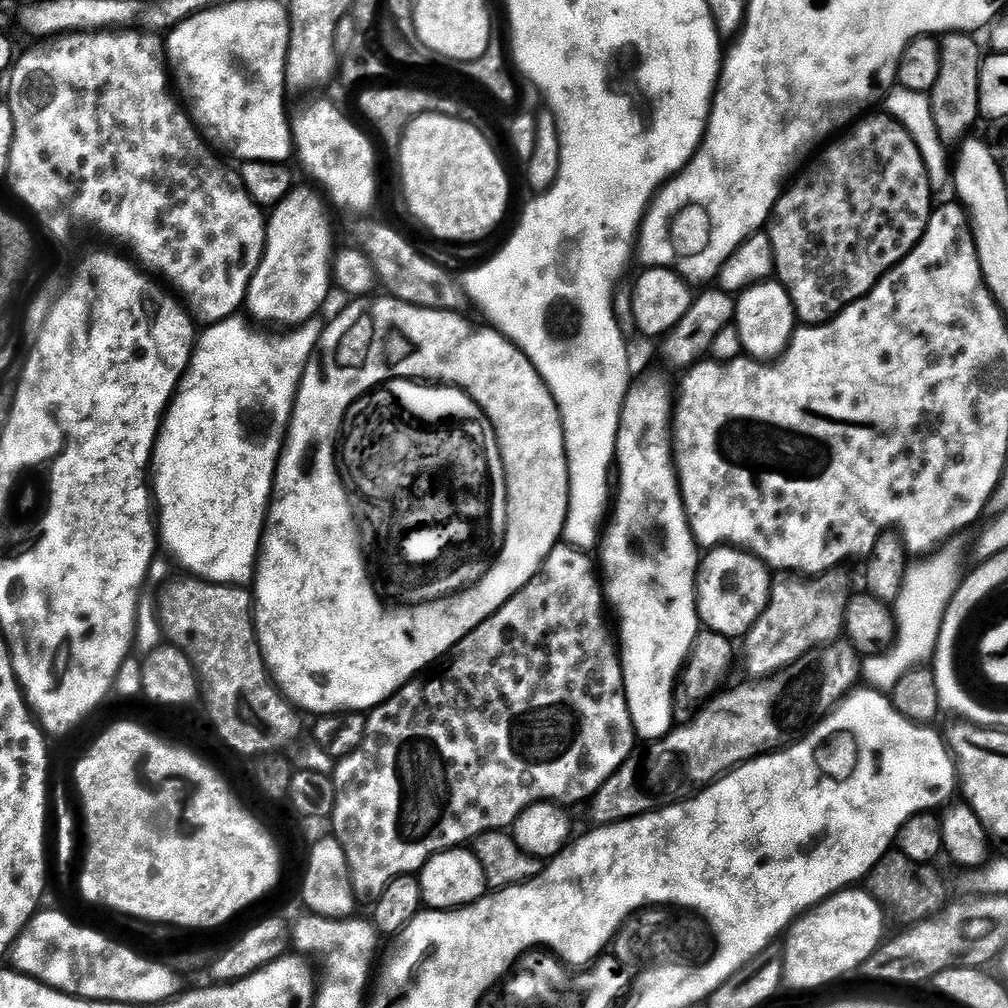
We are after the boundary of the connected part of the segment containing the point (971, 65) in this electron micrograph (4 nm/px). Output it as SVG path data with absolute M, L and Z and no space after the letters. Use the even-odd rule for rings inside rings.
M950 32L940 40L942 67L938 70L938 82L934 82L928 97L930 110L934 110L934 126L938 126L938 134L946 146L959 145L971 133L968 131L975 126L976 119L980 120L982 116L979 106L979 75L986 56L984 52L980 53L980 44L976 39L971 32Z

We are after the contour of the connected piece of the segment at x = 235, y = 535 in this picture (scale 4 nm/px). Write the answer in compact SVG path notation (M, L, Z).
M237 314L235 316L228 316L224 320L219 320L217 324L207 325L197 335L196 351L192 353L191 360L188 361L188 368L184 372L184 376L180 380L180 385L176 388L176 395L173 396L172 401L168 403L168 411L165 412L163 421L160 425L160 432L156 435L156 448L152 451L152 462L150 465L150 488L154 493L154 504L158 509L158 536L164 544L168 547L168 552L185 568L185 573L191 574L193 577L201 580L209 580L212 584L235 584L237 586L248 586L253 583L256 575L256 562L260 558L260 540L264 537L264 523L268 520L268 509L274 499L274 485L276 482L276 467L280 465L280 453L284 450L284 442L288 434L288 424L292 420L292 408L296 404L296 392L300 389L300 383L304 377L304 371L312 358L312 353L316 351L320 335L324 332L325 321L320 318L313 318L305 321L304 324L293 327L291 330L284 330L281 336L271 336L268 332L259 332L256 328L251 328L246 321L243 320L243 315Z

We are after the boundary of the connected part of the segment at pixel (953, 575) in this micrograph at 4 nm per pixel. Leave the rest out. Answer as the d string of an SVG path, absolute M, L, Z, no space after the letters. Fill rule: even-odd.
M948 542L917 562L909 563L904 581L895 603L896 643L879 656L866 656L862 660L862 676L871 688L885 694L898 686L898 678L911 668L927 665L935 657L942 622L954 594L960 589L960 552ZM933 555L933 556L932 556ZM925 559L925 560L924 560ZM868 679L868 680L867 680Z

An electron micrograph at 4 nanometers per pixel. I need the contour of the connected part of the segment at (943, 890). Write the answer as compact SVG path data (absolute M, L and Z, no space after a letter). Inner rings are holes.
M889 850L868 873L866 877L867 891L871 892L872 897L891 915L893 912L900 920L923 922L933 919L944 911L949 896L948 888L944 885L939 870L932 867L936 866L931 863L916 862L914 858L908 858L899 850Z

